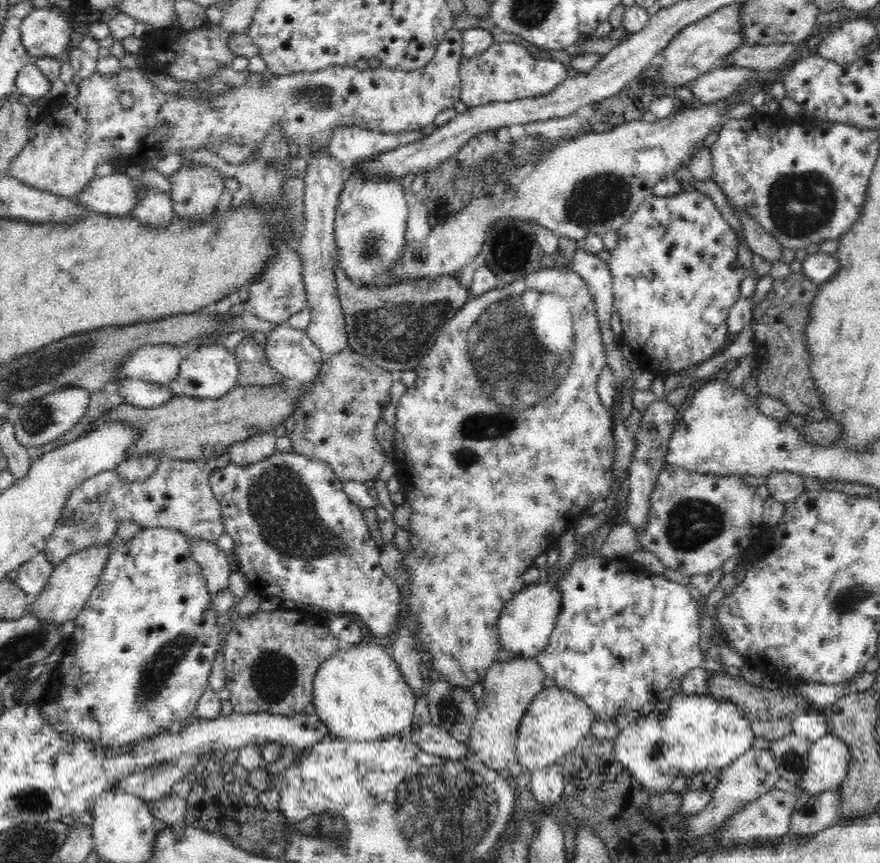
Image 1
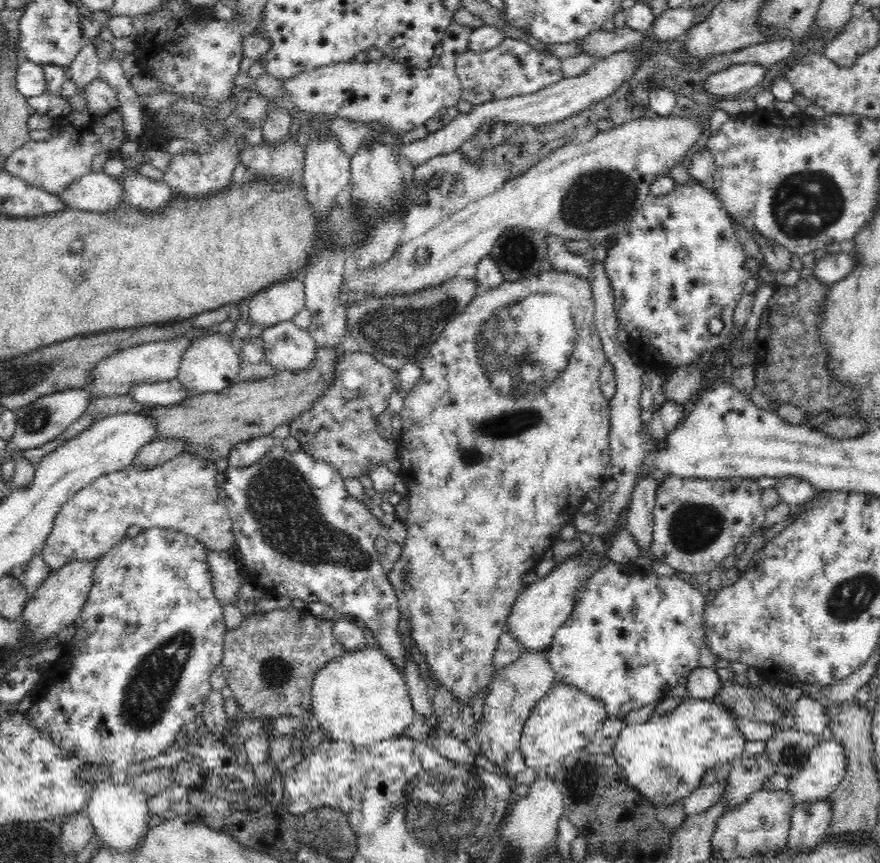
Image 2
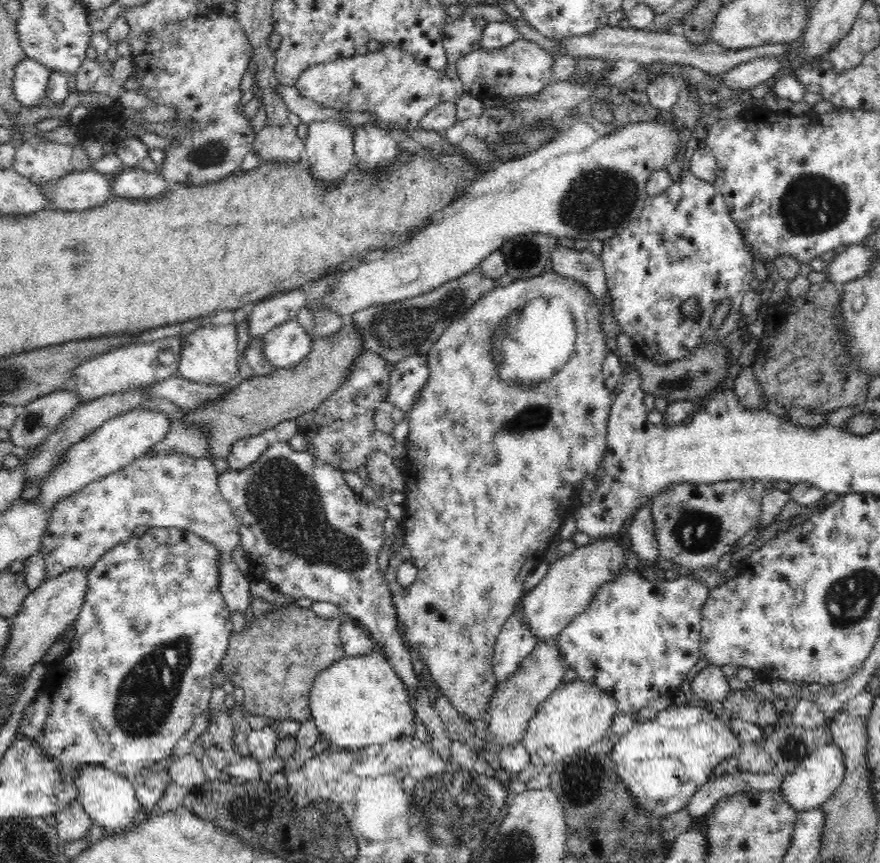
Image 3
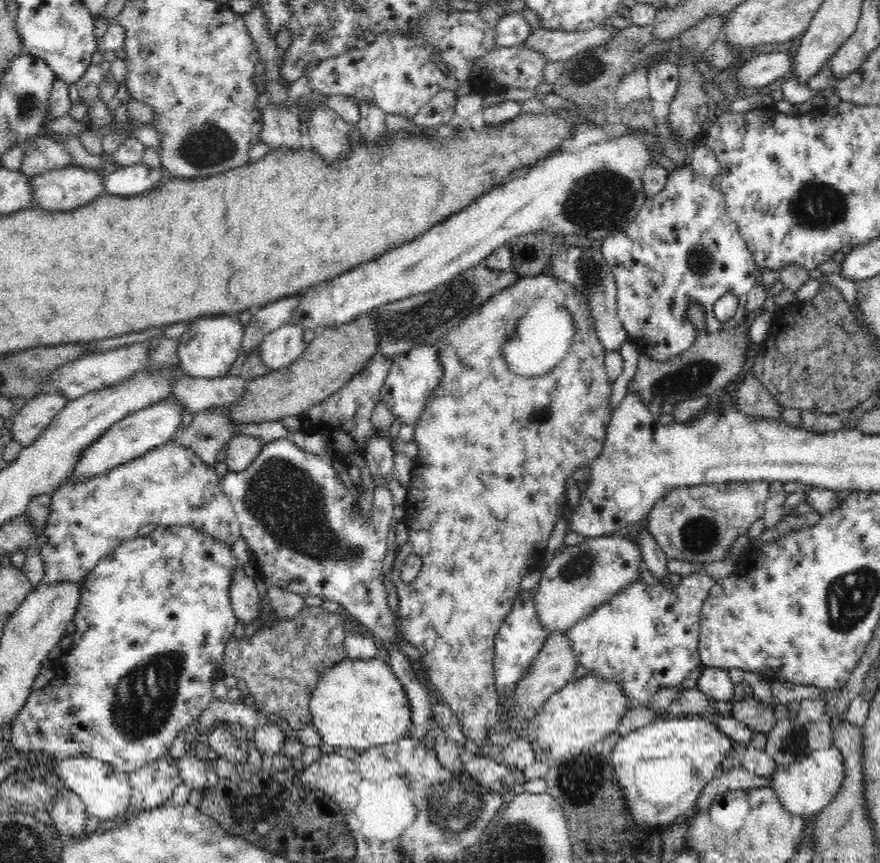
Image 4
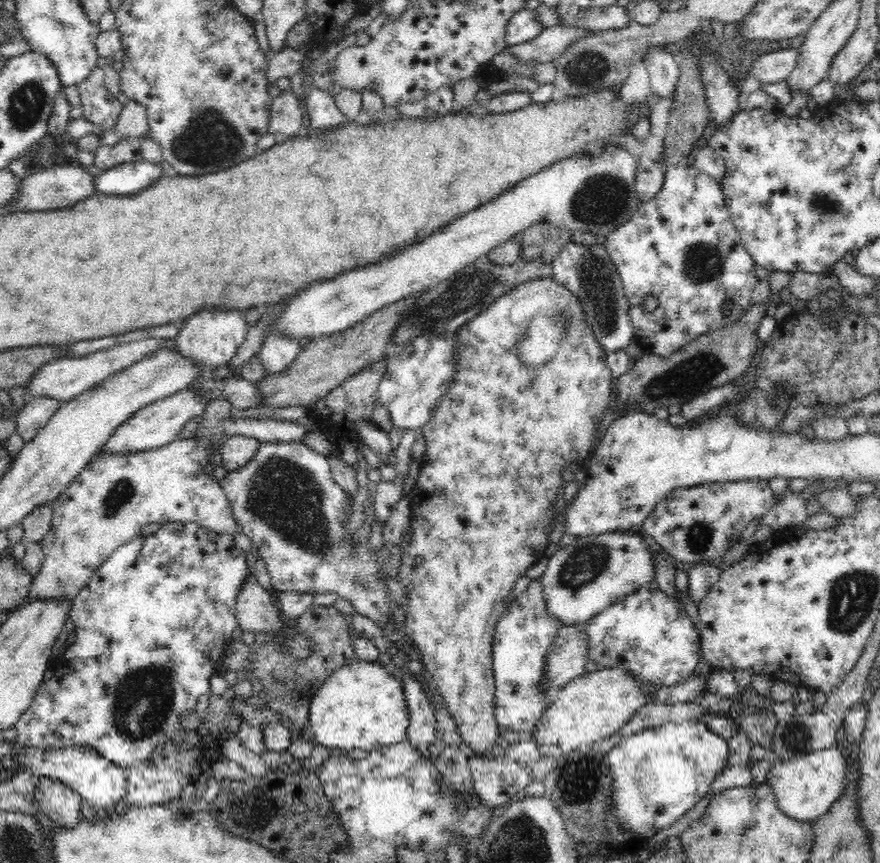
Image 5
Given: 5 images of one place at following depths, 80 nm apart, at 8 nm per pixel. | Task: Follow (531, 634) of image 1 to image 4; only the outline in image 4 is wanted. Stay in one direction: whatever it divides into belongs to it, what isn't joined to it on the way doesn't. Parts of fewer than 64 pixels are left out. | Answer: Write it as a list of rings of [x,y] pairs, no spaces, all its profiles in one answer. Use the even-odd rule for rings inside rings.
[[[618,536],[589,537],[576,546],[556,552],[552,562],[544,566],[539,585],[535,589],[536,616],[549,630],[568,630],[578,619],[588,616],[605,600],[629,587],[640,578],[645,569],[636,542]]]

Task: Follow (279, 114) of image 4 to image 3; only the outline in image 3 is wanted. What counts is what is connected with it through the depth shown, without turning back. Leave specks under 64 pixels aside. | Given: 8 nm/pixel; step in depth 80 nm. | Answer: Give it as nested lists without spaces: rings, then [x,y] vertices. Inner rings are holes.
[[[284,126],[265,127],[256,135],[251,152],[259,156],[261,164],[276,164],[276,162],[298,162],[304,159],[305,141],[298,137],[296,127]]]

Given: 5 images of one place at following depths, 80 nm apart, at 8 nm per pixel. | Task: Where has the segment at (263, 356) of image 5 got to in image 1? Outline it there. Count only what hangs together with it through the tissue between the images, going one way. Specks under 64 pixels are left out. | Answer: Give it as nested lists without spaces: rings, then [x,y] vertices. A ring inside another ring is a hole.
[[[280,323],[266,336],[266,358],[288,383],[300,386],[312,383],[319,376],[324,356],[305,330]]]

